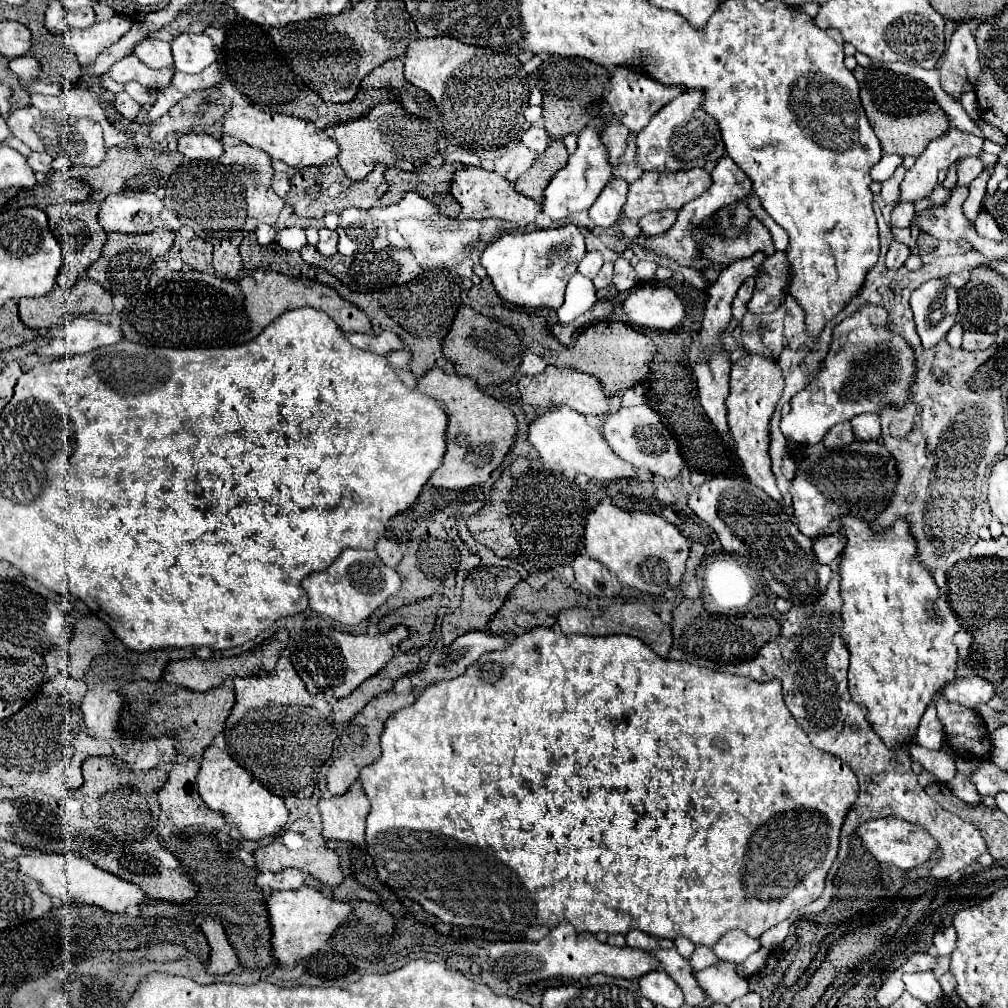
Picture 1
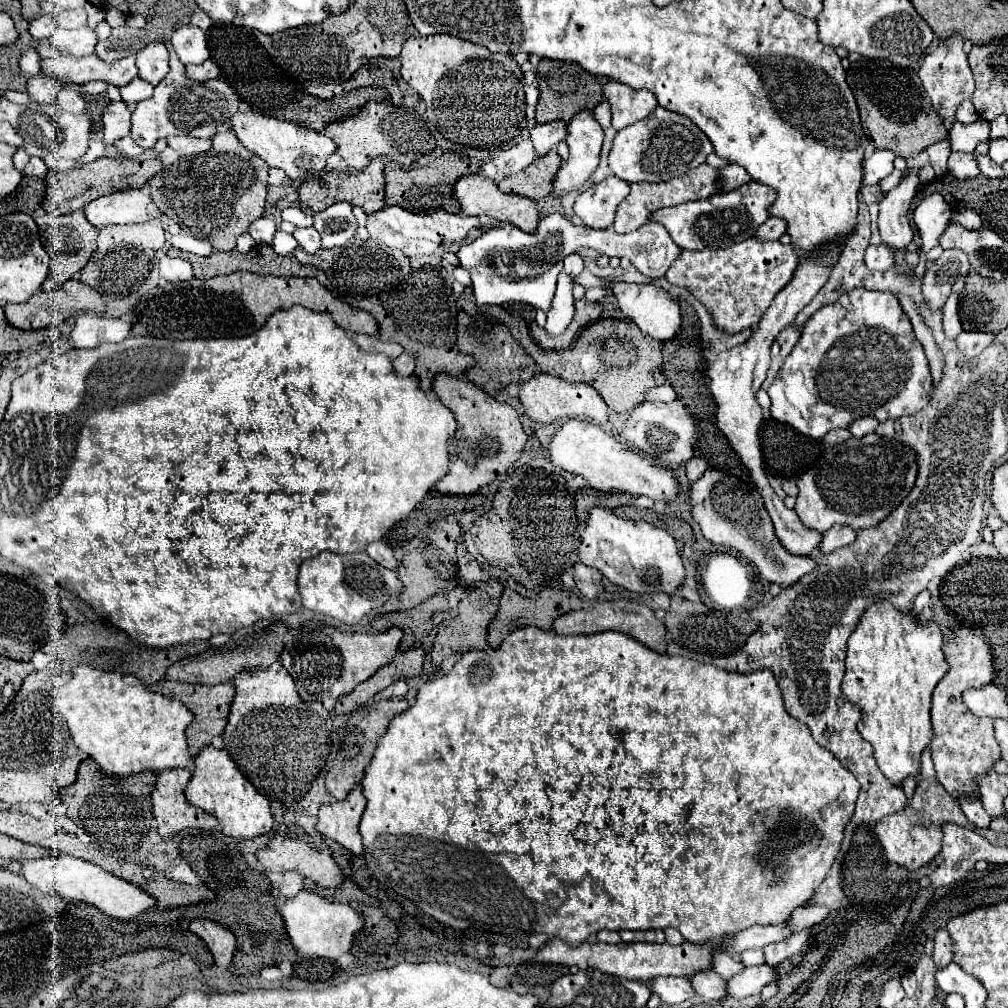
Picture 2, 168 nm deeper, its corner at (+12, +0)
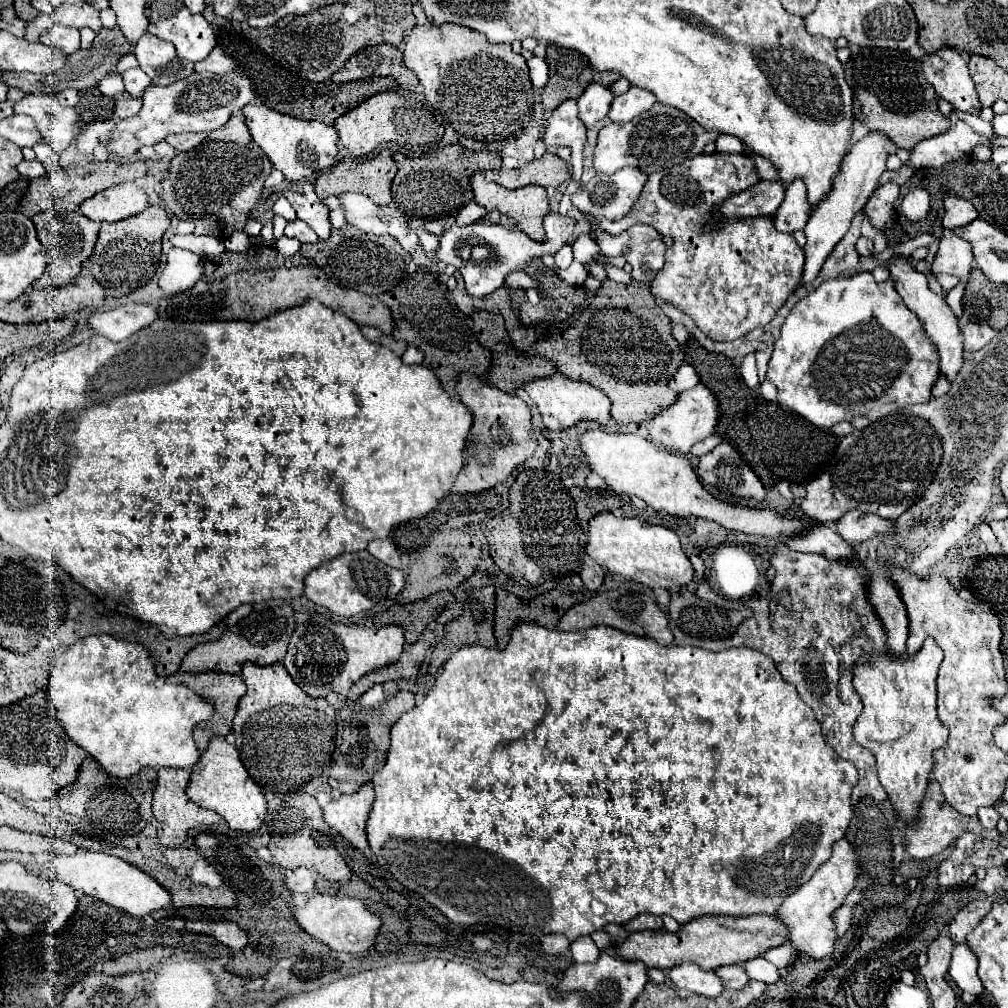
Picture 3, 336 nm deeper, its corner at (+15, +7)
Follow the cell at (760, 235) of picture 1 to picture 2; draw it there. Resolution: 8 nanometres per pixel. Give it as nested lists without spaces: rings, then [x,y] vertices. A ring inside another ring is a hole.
[[[770,216],[770,220],[764,222],[756,230],[756,238],[760,238],[760,240],[778,240],[784,232],[786,232],[786,222],[782,218]]]

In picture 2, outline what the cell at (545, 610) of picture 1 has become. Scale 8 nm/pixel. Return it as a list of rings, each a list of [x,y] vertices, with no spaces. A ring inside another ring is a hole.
[[[506,588],[500,596],[500,610],[496,614],[496,618],[492,620],[492,624],[488,626],[488,644],[490,648],[500,648],[502,640],[518,630],[518,628],[526,628],[526,626],[536,626],[540,630],[552,630],[552,622],[558,618],[558,616],[564,616],[572,610],[572,596],[570,592],[564,592],[564,590],[556,590],[556,588],[546,588],[542,590],[536,598],[524,598],[520,596],[518,592]]]

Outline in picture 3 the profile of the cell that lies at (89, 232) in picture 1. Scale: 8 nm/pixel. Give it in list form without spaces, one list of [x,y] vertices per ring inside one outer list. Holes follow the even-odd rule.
[[[43,211],[37,213],[33,217],[33,223],[37,227],[37,235],[39,241],[43,243],[47,255],[49,255],[49,263],[45,273],[33,283],[35,289],[47,289],[47,287],[61,287],[65,283],[69,283],[73,277],[77,277],[81,265],[89,259],[89,255],[93,253],[93,245],[97,239],[97,231],[99,231],[99,223],[87,219],[85,215],[81,215],[81,211],[73,211],[73,213],[53,213],[53,211]]]

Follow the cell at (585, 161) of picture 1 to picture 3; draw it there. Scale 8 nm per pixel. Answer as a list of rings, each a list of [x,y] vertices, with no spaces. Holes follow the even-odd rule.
[[[591,83],[585,89],[585,93],[577,99],[579,119],[585,125],[585,129],[593,127],[597,121],[601,121],[607,115],[611,101],[613,101],[611,91],[599,83]]]

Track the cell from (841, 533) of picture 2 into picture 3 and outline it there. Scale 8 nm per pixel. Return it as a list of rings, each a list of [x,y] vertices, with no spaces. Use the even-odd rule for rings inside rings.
[[[849,511],[835,523],[835,527],[841,539],[845,539],[845,543],[859,545],[875,535],[889,533],[893,529],[893,521],[863,511]]]

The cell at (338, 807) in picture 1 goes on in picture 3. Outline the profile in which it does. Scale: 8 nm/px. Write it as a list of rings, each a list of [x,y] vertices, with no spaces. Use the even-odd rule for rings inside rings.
[[[365,783],[357,793],[341,795],[337,801],[331,801],[323,807],[325,823],[337,829],[353,847],[371,857],[371,849],[365,837],[365,821],[373,803],[373,787]]]

